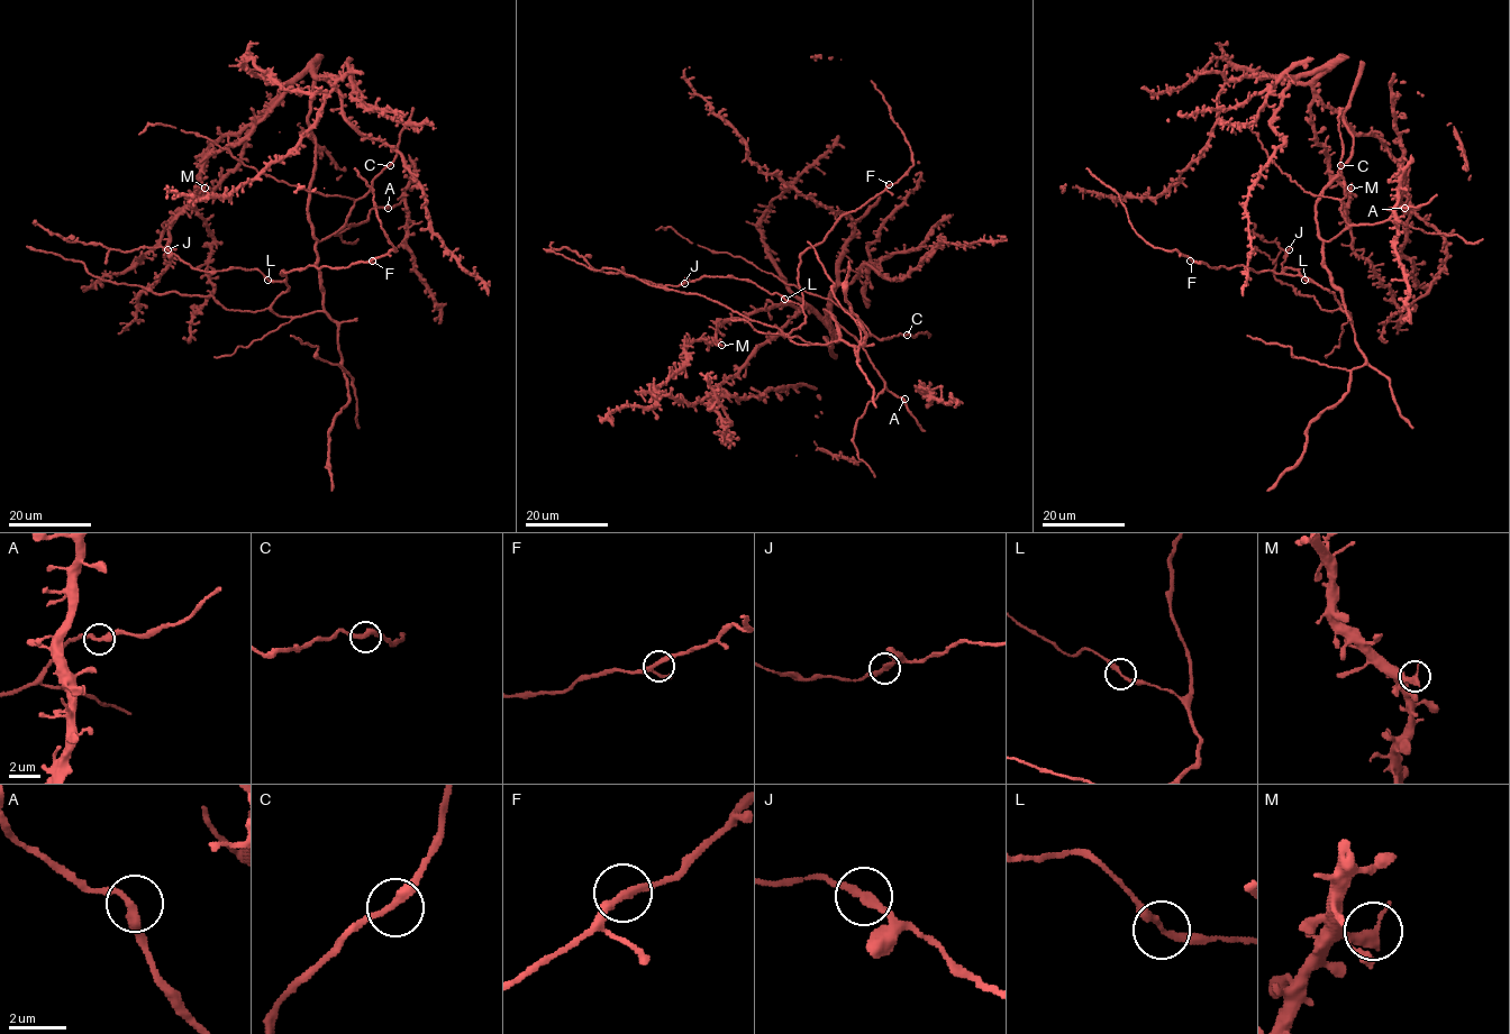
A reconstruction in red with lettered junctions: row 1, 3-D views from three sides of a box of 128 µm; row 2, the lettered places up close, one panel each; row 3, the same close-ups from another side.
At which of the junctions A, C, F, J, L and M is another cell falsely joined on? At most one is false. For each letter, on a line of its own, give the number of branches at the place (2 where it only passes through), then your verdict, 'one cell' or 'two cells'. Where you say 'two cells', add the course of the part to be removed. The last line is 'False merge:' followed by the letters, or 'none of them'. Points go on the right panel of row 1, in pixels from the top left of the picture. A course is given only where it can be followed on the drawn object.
A: 2 | one cell
C: 2 | one cell
F: 2 | one cell
J: 2 | one cell
L: 2 | one cell
M: 2 | one cell
False merge: none of them

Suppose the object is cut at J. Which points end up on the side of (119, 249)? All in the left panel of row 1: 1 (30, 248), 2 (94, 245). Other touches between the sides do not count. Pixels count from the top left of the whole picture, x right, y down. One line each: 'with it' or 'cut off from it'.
1: cut off from it
2: with it

